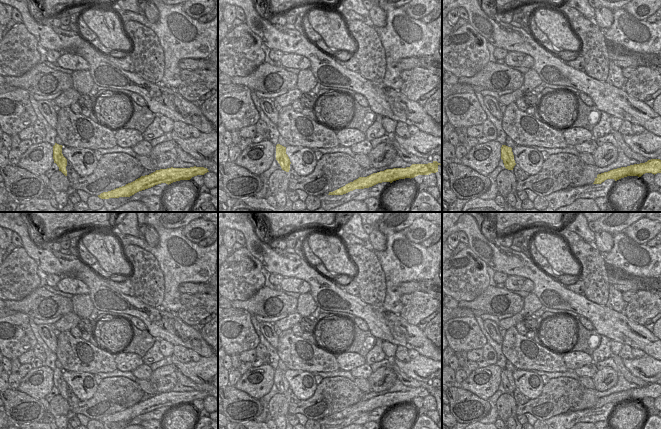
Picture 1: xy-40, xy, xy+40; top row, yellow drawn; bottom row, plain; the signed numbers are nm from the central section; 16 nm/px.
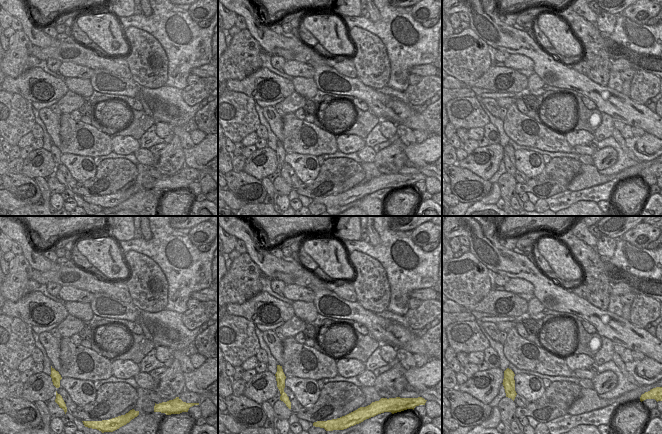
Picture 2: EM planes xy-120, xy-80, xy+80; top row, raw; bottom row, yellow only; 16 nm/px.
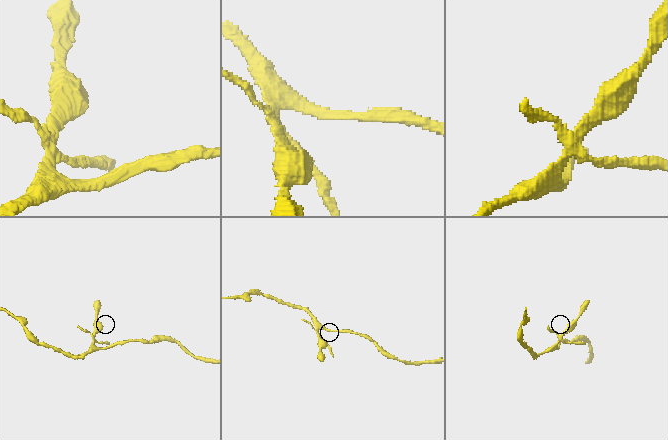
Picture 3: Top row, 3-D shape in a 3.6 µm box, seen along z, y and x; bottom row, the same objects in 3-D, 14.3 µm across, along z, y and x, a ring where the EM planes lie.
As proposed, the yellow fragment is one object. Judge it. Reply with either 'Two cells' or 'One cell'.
Two cells

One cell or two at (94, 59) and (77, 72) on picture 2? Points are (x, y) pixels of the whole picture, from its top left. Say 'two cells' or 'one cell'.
two cells

